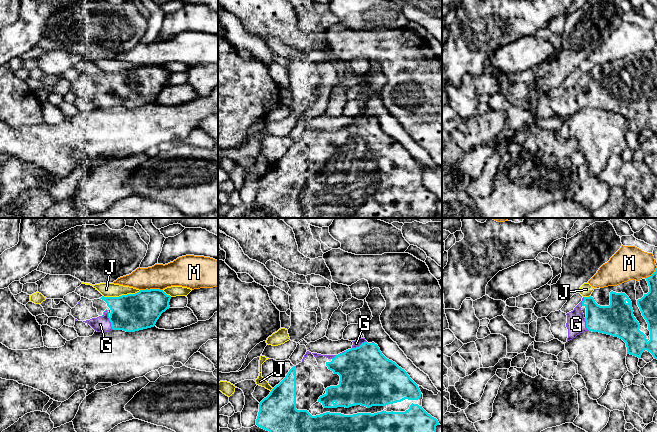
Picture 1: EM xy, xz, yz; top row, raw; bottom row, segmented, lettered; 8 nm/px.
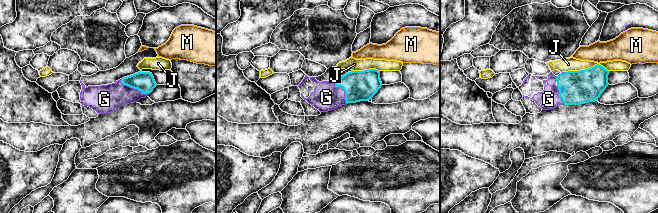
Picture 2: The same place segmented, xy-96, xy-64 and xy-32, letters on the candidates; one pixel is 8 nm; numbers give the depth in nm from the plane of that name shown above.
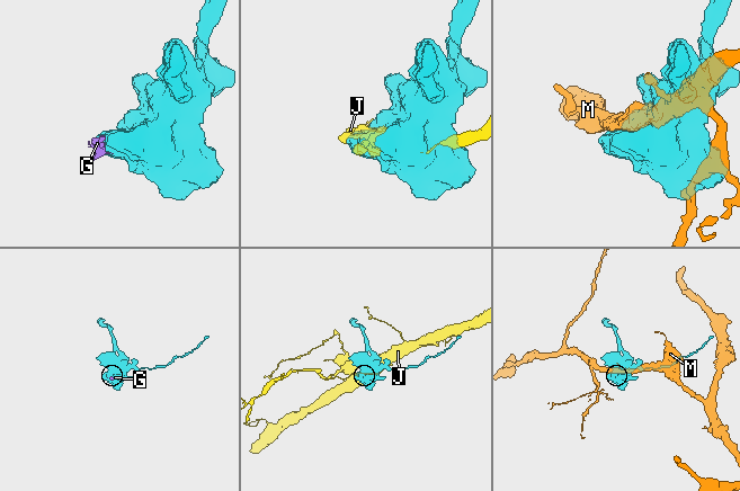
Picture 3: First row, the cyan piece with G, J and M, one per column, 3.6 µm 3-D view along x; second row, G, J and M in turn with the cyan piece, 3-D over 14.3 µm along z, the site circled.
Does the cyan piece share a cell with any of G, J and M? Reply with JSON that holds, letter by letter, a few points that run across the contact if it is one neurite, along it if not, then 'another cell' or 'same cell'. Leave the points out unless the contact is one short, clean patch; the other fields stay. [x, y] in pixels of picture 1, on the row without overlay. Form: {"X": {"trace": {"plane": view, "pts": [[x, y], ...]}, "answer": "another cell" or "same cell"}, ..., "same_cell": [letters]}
{"G": {"answer": "same cell"}, "J": {"answer": "another cell"}, "M": {"answer": "another cell"}, "same_cell": ["G"]}

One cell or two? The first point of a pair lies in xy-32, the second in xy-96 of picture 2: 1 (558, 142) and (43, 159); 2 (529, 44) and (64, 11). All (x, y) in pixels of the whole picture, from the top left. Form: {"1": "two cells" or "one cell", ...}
{"1": "two cells", "2": "two cells"}

